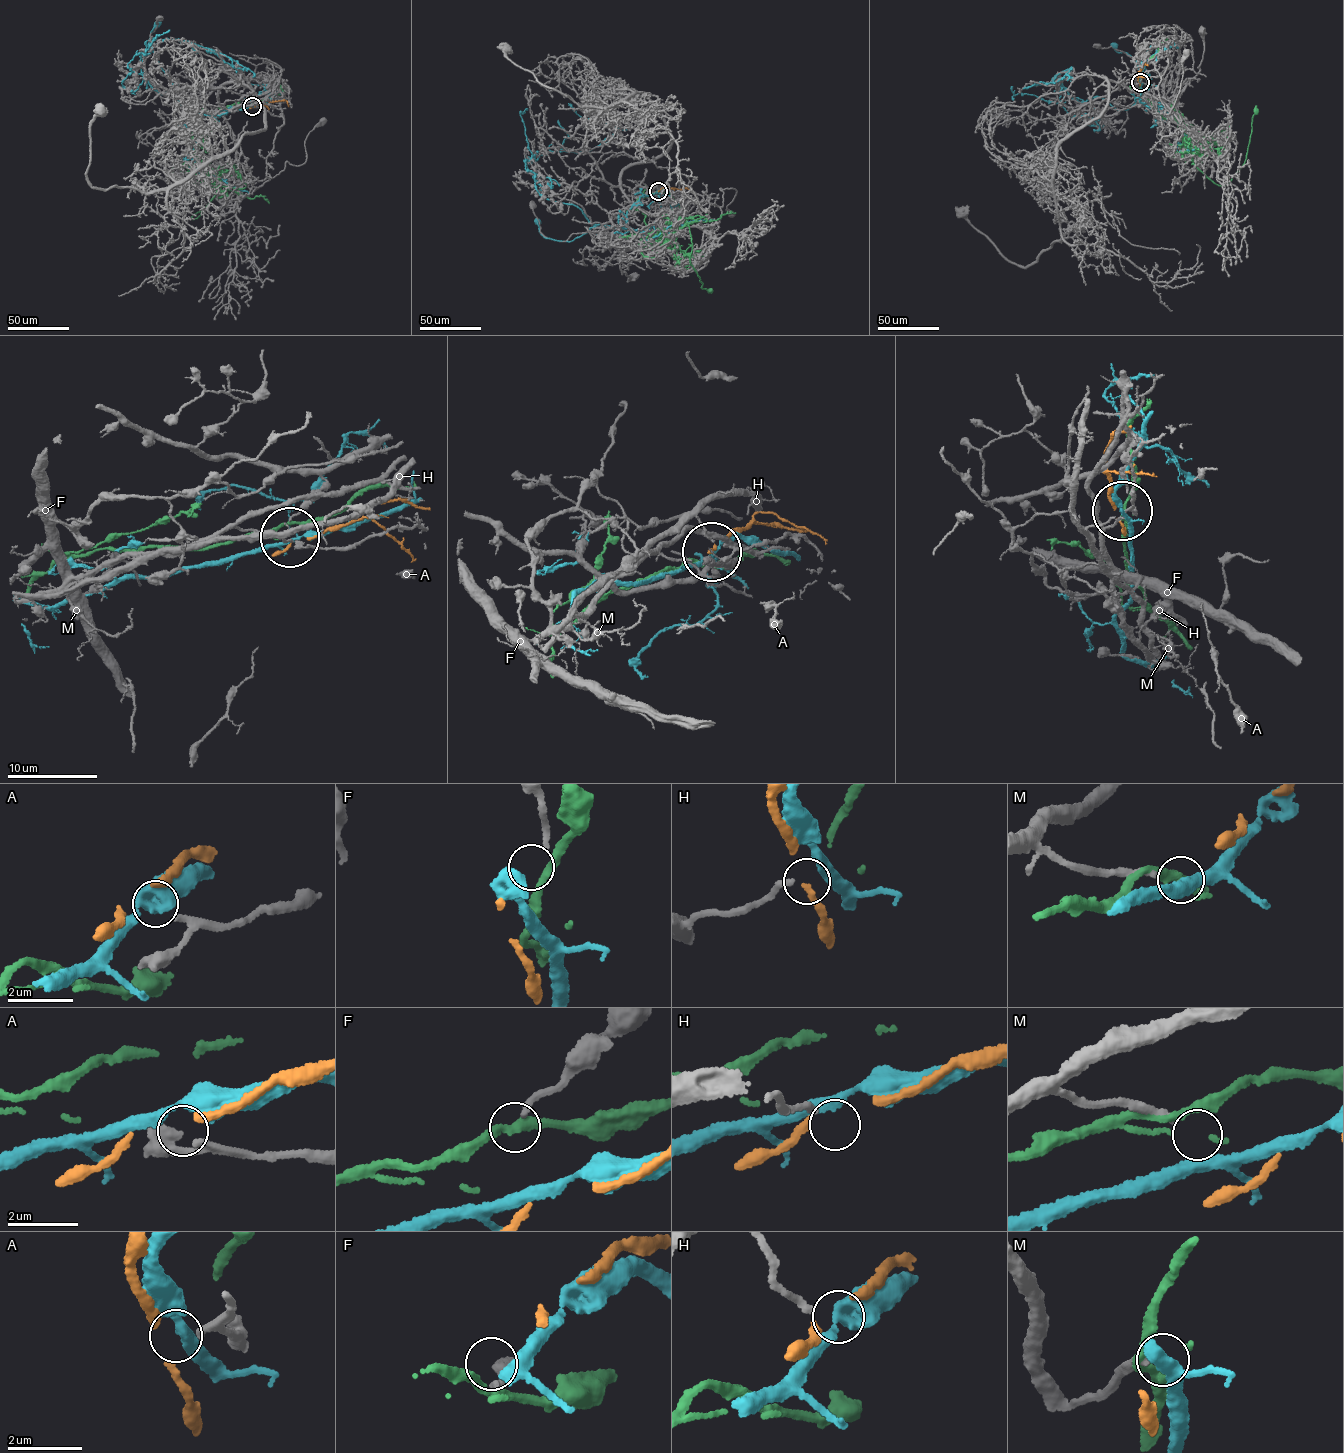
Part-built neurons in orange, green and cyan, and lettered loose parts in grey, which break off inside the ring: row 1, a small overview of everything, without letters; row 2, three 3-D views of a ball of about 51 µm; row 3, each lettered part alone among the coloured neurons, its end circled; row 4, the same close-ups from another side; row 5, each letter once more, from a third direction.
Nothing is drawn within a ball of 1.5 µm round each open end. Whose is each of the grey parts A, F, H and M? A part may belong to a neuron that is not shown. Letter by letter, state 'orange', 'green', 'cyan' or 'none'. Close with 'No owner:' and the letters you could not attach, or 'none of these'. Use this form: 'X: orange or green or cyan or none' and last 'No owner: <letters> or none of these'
A: none
F: none
H: none
M: none
No owner: A, F, H, M

